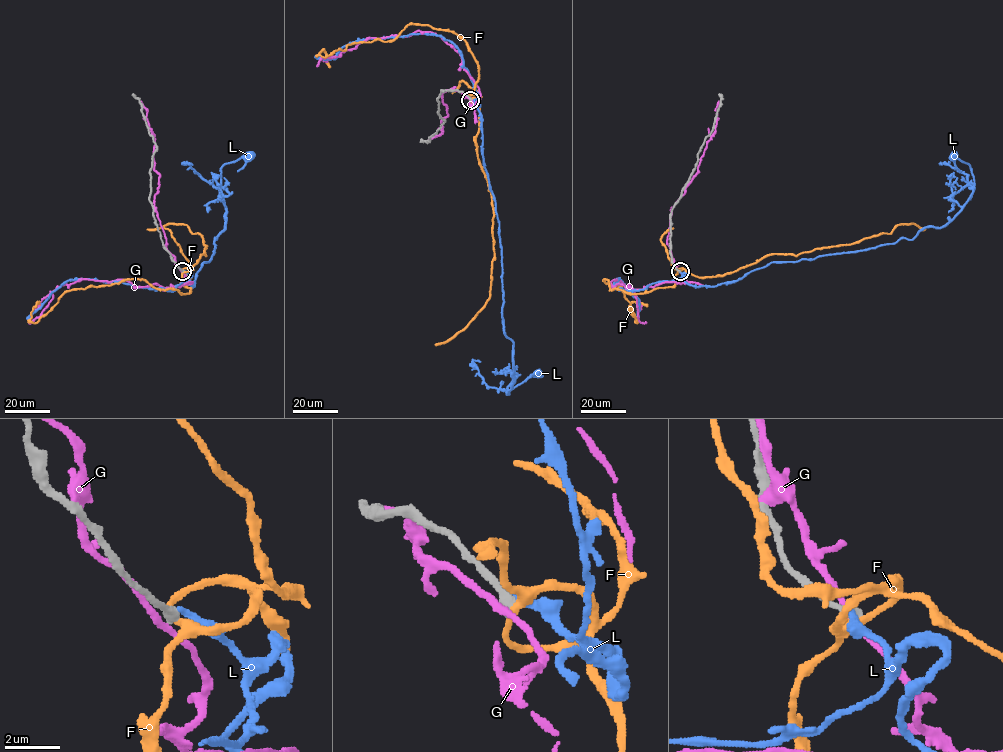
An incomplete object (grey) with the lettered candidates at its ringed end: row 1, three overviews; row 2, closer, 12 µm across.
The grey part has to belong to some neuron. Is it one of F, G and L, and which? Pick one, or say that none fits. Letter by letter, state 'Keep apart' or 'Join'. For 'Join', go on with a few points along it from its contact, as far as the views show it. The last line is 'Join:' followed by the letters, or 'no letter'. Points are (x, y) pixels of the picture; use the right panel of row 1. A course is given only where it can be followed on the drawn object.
F: Keep apart
G: Keep apart
L: Keep apart
Join: no letter

